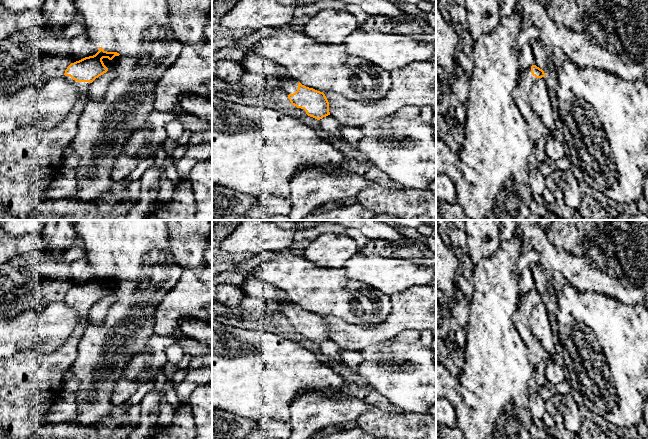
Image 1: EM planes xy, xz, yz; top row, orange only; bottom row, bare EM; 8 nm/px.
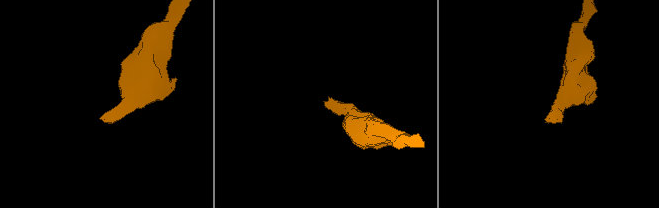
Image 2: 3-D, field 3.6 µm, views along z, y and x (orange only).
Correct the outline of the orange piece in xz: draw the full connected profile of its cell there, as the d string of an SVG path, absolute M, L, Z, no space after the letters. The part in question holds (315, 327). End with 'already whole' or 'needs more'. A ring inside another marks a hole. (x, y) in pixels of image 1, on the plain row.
M291 302L281 306L292 329L304 333L306 338L317 344L330 339L329 326L323 316L306 311Z | needs more

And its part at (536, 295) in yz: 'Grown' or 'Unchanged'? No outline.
Grown

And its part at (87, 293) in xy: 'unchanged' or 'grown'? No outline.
grown

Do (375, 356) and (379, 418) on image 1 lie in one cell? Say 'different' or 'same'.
different

